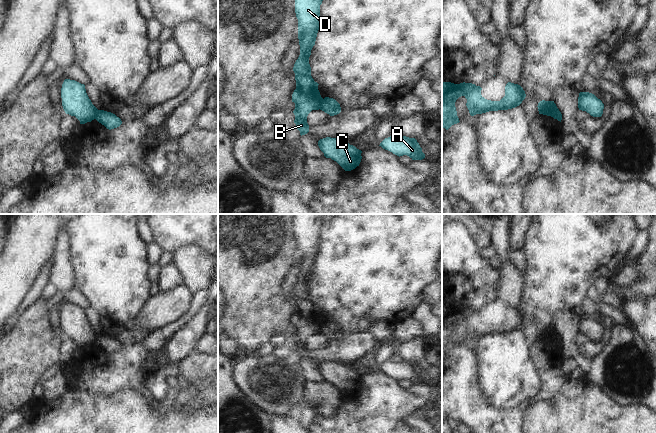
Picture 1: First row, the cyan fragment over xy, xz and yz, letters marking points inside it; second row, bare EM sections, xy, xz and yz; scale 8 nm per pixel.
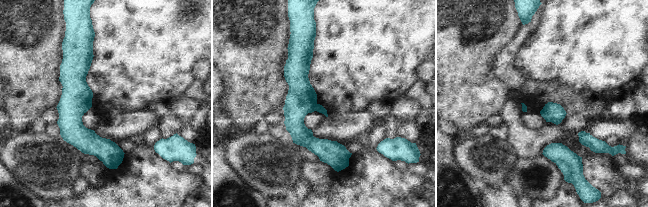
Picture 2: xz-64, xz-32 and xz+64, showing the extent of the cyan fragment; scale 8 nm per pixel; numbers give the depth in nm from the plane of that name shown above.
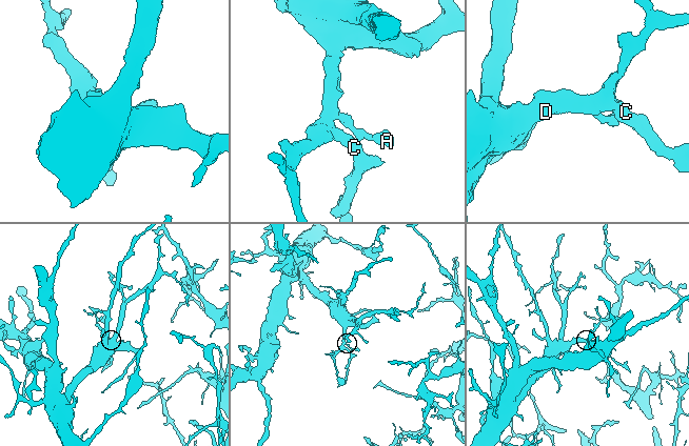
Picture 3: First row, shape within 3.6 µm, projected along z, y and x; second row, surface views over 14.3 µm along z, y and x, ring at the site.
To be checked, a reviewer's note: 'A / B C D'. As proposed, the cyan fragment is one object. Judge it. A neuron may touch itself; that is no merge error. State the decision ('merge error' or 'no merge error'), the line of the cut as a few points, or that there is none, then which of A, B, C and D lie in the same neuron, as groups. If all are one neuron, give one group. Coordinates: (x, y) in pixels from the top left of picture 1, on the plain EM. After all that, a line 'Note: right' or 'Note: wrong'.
merge error; cut in xz along (323, 323), (318, 332); A / B C D
Note: right

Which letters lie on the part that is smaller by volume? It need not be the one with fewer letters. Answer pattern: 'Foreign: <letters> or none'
Foreign: A

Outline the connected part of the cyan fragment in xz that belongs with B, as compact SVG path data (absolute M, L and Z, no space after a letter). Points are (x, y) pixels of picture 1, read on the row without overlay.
M296 214L295 237L298 243L300 279L293 291L296 313L292 318L292 326L295 327L294 347L301 360L309 356L308 338L312 334L319 334L323 324L318 314L319 308L311 300L309 288L320 252L320 229L323 223L324 214Z

